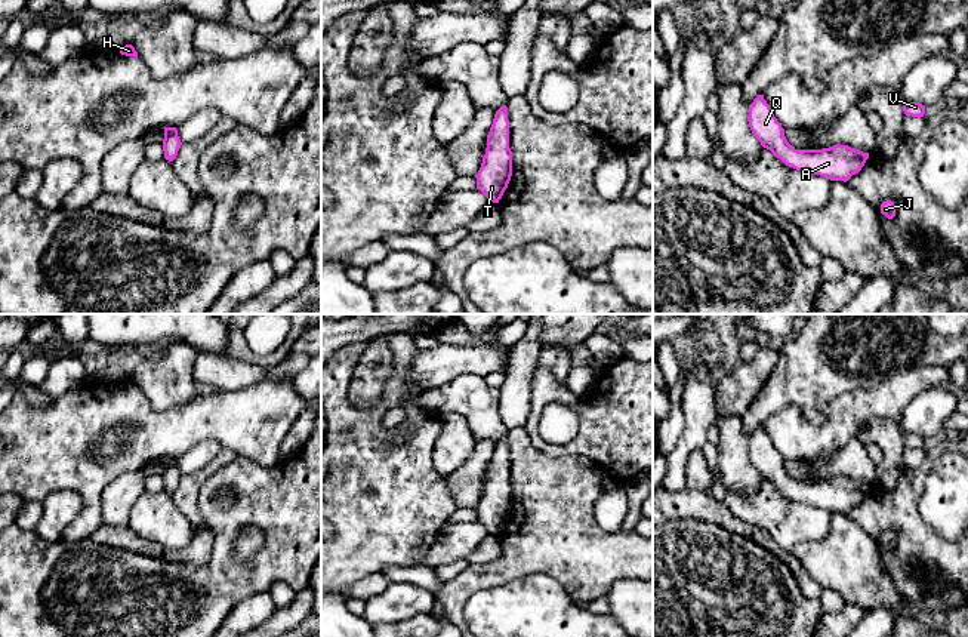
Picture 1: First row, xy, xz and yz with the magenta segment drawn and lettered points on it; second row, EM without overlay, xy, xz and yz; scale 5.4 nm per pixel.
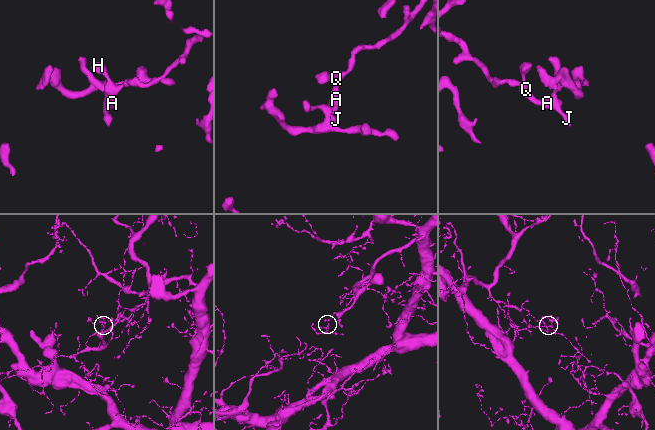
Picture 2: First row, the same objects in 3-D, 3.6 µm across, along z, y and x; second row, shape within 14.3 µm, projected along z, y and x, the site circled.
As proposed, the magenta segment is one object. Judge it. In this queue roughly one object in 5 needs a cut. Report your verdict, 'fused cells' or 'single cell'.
single cell

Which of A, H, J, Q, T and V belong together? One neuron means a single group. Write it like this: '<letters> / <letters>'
A H J Q T V

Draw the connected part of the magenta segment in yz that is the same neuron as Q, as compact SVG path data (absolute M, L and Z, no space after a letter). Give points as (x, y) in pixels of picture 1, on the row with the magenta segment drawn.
M758 95L749 105L749 127L761 145L770 150L786 166L807 170L830 181L847 182L858 173L869 159L869 153L848 145L835 145L823 150L796 150L784 136L784 129L774 117L764 95Z

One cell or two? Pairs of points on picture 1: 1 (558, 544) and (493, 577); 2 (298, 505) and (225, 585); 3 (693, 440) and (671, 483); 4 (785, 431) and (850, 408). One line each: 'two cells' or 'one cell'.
1: one cell
2: one cell
3: one cell
4: one cell

